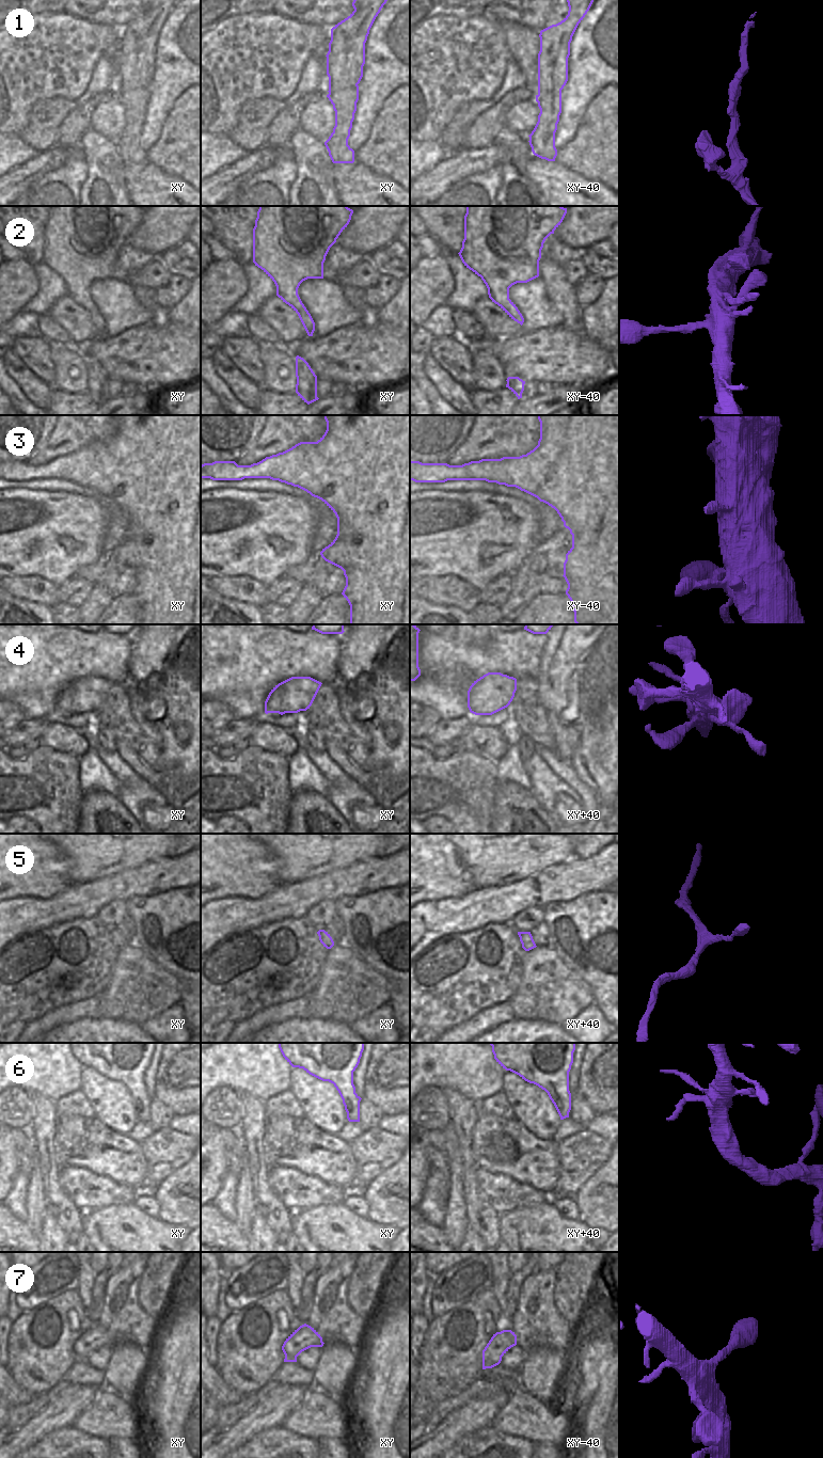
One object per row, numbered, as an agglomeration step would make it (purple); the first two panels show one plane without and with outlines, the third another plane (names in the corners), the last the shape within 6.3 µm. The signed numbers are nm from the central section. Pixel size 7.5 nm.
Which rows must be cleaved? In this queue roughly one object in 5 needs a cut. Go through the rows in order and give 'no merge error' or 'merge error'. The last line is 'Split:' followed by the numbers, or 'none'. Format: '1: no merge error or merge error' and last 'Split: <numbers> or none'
1: no merge error
2: no merge error
3: no merge error
4: no merge error
5: no merge error
6: no merge error
7: no merge error
Split: none

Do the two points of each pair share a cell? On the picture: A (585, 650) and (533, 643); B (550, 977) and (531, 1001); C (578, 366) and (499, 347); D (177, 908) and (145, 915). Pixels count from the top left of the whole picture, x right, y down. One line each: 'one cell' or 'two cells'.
A: two cells
B: one cell
C: one cell
D: one cell

